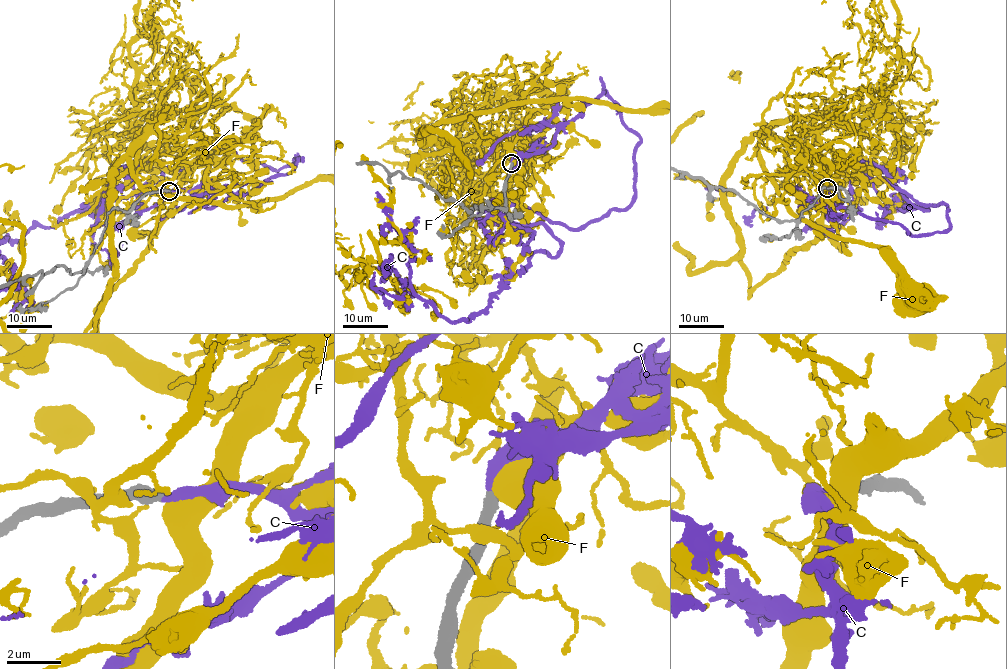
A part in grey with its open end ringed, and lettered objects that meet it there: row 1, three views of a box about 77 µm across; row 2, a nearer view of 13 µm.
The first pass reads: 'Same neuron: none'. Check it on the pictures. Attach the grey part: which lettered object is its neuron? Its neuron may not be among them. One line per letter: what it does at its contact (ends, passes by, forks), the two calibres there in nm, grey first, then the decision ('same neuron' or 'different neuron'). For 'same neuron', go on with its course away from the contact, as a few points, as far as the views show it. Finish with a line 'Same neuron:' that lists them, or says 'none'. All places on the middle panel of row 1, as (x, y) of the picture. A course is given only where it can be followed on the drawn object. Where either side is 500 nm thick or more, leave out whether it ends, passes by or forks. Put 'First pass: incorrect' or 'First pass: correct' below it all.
C: it ends; calibres 400 and 400 nm; same neuron
F: calibres 400 and 650 nm; different neuron
Same neuron: C
First pass: incorrect

